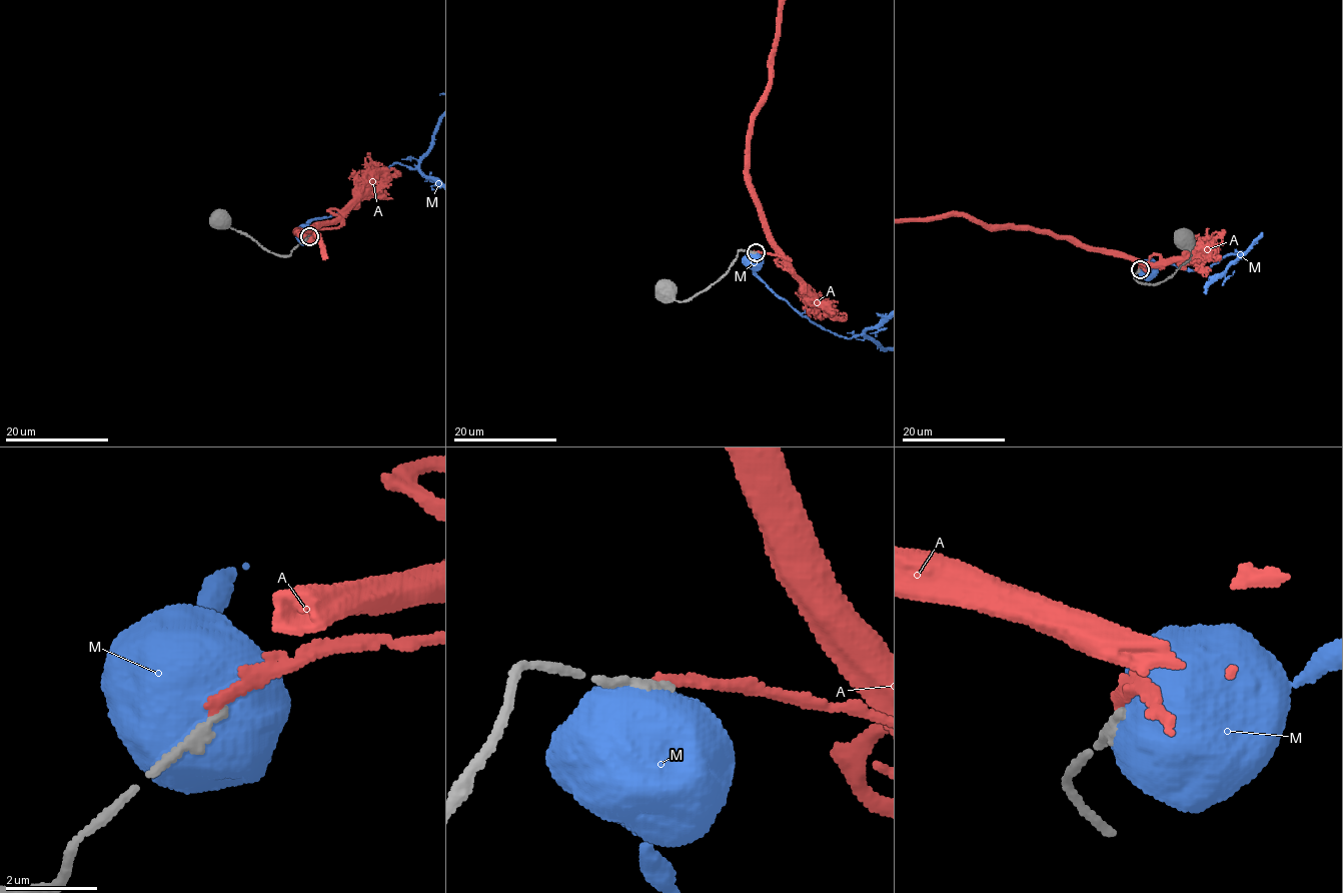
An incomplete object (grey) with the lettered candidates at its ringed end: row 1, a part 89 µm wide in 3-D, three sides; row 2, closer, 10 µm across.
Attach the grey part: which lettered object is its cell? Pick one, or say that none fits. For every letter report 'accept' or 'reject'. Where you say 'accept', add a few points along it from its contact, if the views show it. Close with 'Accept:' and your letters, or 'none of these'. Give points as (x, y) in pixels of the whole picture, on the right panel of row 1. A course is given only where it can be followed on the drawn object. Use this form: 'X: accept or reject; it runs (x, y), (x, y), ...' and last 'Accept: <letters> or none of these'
A: reject
M: reject
Accept: none of these

